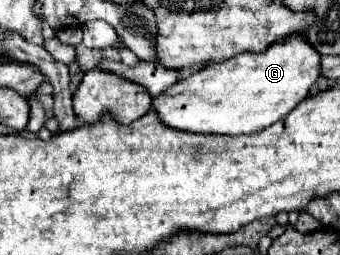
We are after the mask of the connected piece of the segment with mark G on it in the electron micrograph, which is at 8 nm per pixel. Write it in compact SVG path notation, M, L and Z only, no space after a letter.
M301 36L273 44L261 54L237 54L223 62L209 62L153 98L153 112L173 130L197 134L253 134L285 118L319 78L317 50Z

